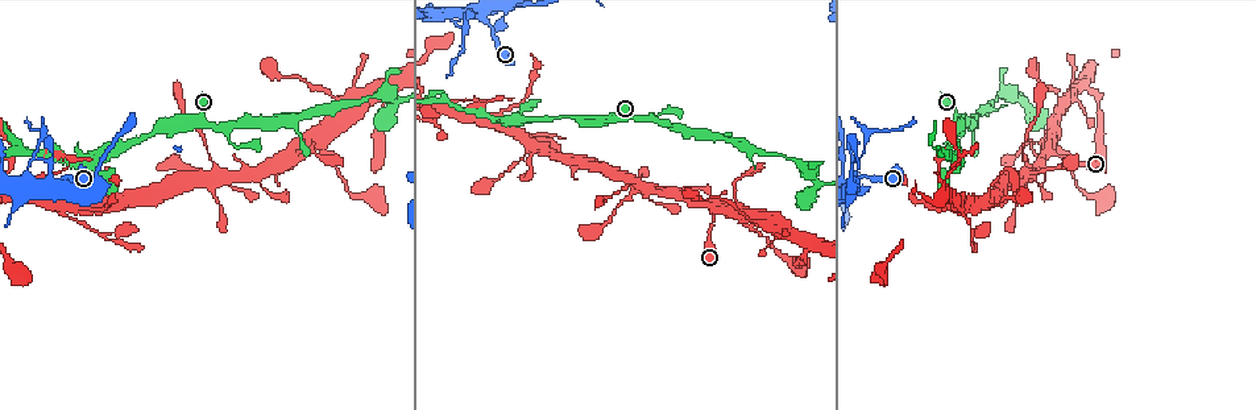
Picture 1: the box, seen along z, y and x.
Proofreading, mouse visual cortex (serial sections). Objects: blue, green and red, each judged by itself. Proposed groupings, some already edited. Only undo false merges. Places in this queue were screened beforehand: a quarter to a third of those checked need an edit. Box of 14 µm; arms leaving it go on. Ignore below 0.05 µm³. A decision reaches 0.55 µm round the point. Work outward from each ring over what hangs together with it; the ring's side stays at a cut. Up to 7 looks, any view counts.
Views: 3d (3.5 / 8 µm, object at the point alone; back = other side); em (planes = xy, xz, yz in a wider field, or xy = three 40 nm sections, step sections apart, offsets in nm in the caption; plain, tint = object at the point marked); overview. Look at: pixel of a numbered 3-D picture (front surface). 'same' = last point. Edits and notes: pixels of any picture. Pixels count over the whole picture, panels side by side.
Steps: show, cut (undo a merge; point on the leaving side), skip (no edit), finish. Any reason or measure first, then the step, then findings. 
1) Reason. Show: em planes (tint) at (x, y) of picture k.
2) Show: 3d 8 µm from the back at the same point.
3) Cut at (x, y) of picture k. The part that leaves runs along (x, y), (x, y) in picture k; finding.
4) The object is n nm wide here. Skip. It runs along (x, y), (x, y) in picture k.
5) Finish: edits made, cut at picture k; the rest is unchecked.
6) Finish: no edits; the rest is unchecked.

A narrow waist. Show: 3d 3.5 µm at (639, 189) of picture 1.

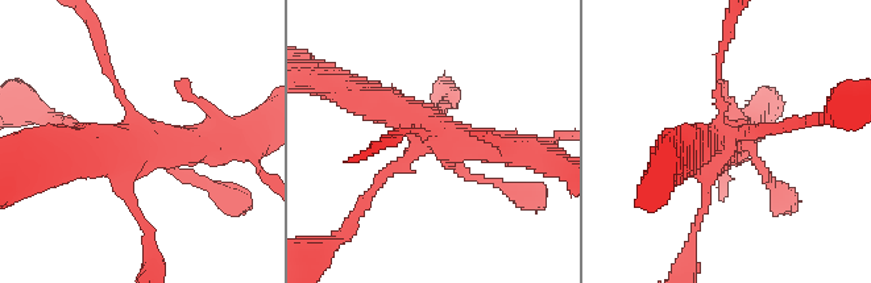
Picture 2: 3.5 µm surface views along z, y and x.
Skip. It runs along (522, 152), (446, 138), (360, 98) in picture 2; one cell here.

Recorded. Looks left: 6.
Small branch off a trunk. Show: 3d 3.5 µm at (963, 206) of picture 1.

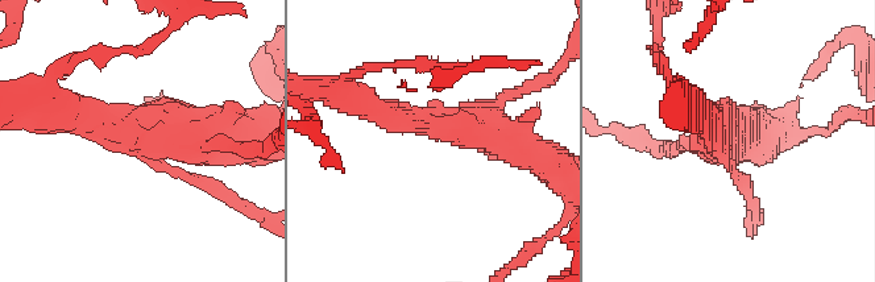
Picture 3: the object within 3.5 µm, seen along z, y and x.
4 arms meet here; the arms are 150, 150, 300, 450 nm wide; shape alone is not enough. Show: em planes (tint) at (156, 132) of picture 3.

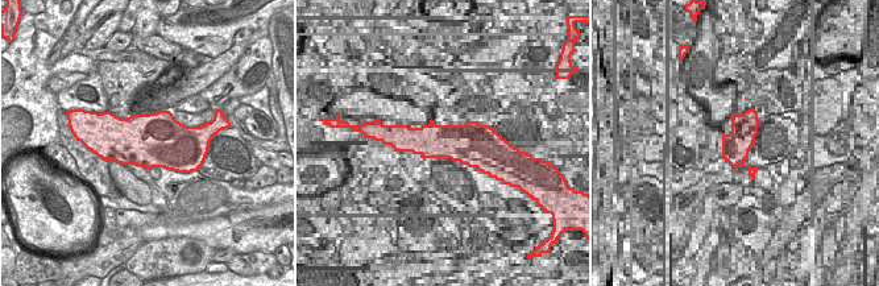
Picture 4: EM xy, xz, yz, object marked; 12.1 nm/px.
Show: em xy step 1 (tint) at the same point.

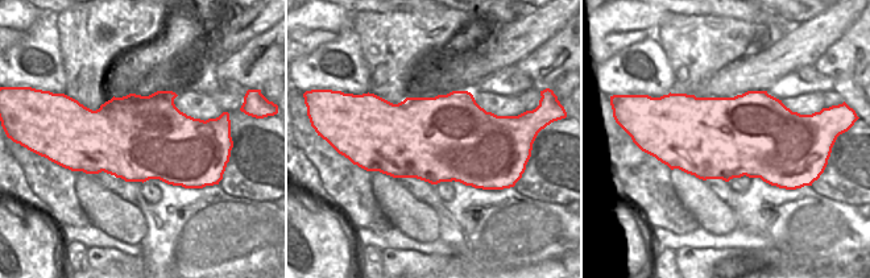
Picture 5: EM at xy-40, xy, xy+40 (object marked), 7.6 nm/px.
Skip. It runs along (534, 154), (477, 124), (372, 107) in picture 3; continuous, no second cell.

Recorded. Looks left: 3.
Three-way junction. Show: 3d 3.5 µm at (13, 161) of picture 1.

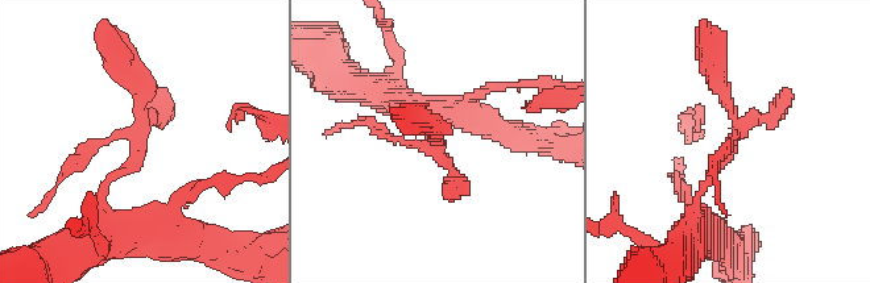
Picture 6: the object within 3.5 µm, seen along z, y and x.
Need the tissue. Show: em xy step 2 (tint) at (434, 141) of picture 6.

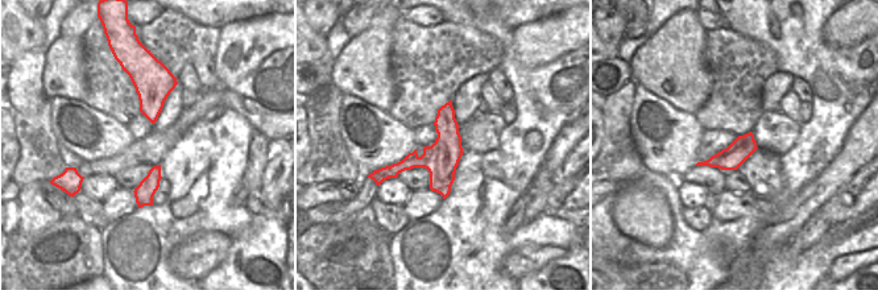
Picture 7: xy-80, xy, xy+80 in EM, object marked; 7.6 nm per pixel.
Show: em xy step 3 (tint) at the same point.

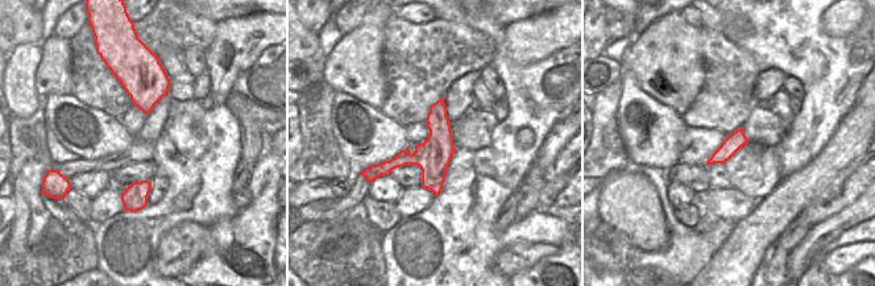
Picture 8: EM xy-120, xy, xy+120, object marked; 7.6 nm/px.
Skip. It runs along (696, 209), (737, 132), (713, 67) in picture 6; one cell here.

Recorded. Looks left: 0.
Finish: no edits; the rest is unchecked.

